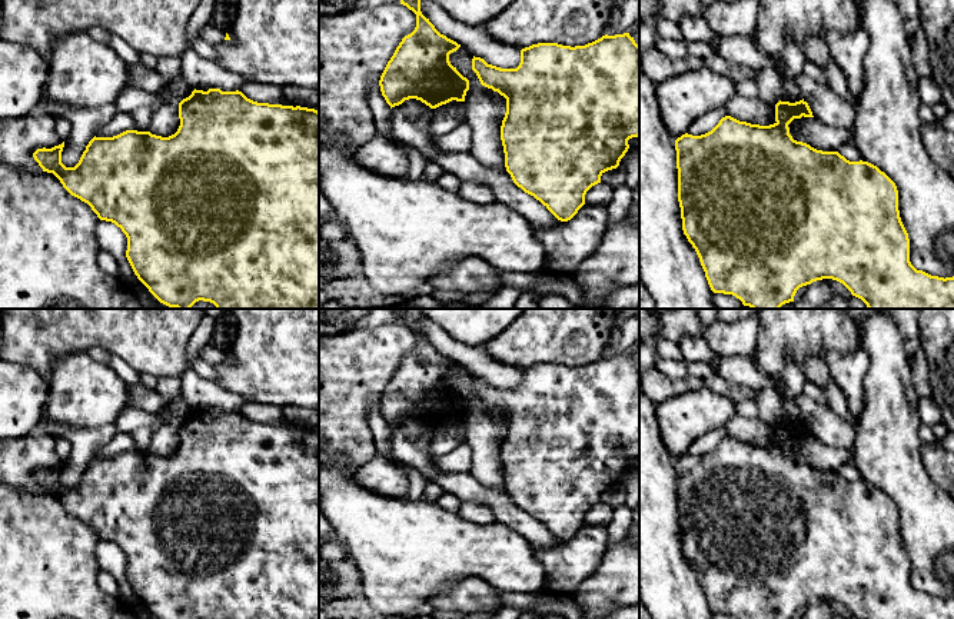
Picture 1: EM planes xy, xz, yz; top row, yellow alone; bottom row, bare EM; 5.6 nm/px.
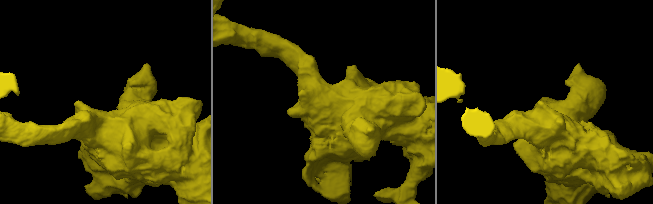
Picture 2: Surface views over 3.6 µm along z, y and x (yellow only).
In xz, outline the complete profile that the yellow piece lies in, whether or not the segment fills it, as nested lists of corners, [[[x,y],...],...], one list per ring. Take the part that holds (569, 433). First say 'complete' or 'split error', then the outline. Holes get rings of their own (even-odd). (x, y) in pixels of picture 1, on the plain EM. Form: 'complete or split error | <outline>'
complete | [[[629,353],[602,356],[585,366],[538,363],[521,370],[516,389],[501,389],[483,379],[472,379],[472,390],[482,406],[506,419],[501,446],[505,487],[513,503],[539,520],[558,540],[571,540],[585,525],[586,512],[601,496],[619,486],[629,469],[628,460],[639,456],[639,366]]]

